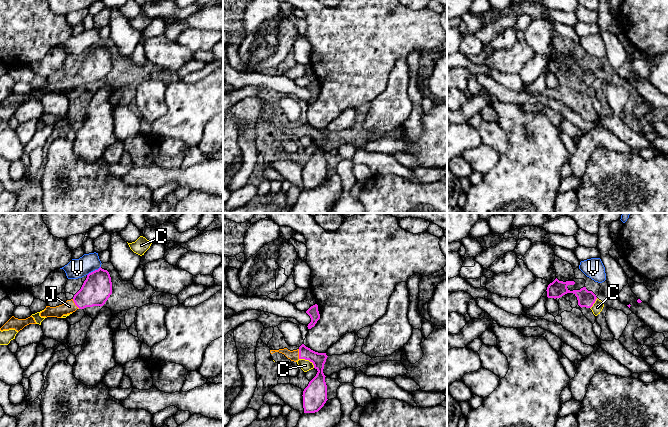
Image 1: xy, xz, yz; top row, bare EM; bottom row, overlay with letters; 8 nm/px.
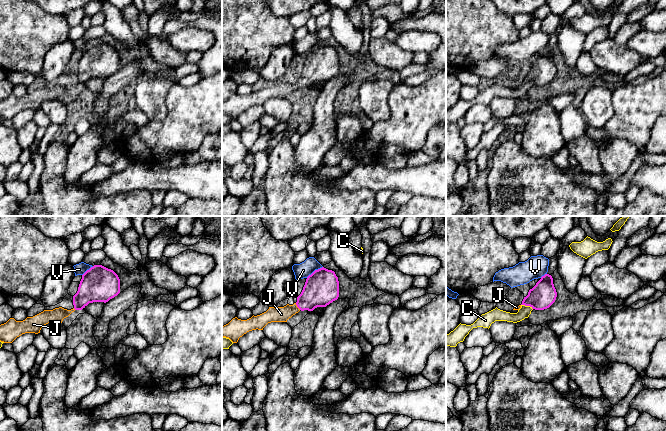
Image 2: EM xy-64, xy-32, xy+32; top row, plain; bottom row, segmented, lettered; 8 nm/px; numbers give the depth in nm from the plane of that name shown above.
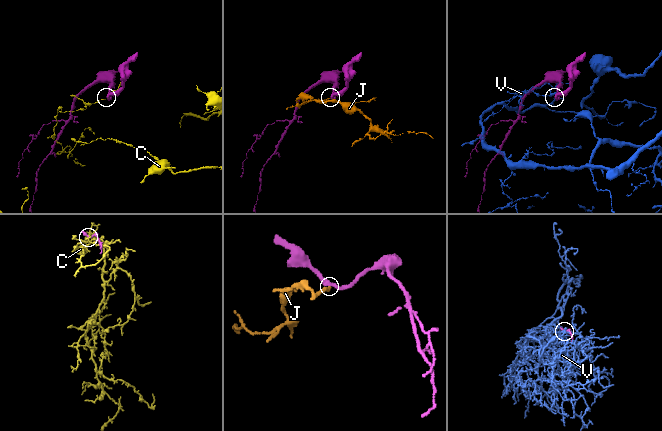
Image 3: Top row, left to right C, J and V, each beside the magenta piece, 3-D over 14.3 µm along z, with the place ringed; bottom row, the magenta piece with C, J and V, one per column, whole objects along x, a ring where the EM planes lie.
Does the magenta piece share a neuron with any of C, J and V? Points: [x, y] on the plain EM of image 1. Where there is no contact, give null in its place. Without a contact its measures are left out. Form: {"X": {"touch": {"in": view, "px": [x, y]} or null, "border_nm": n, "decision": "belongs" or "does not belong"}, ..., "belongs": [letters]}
{"C": {"touch": {"in": "xz", "px": [308, 135]}, "border_nm": 150, "decision": "does not belong"}, "J": {"touch": {"in": "xz", "px": [299, 130]}, "border_nm": 80, "decision": "belongs"}, "V": {"touch": {"in": "xy", "px": [93, 47]}, "border_nm": 130, "decision": "does not belong"}, "belongs": ["J"]}

